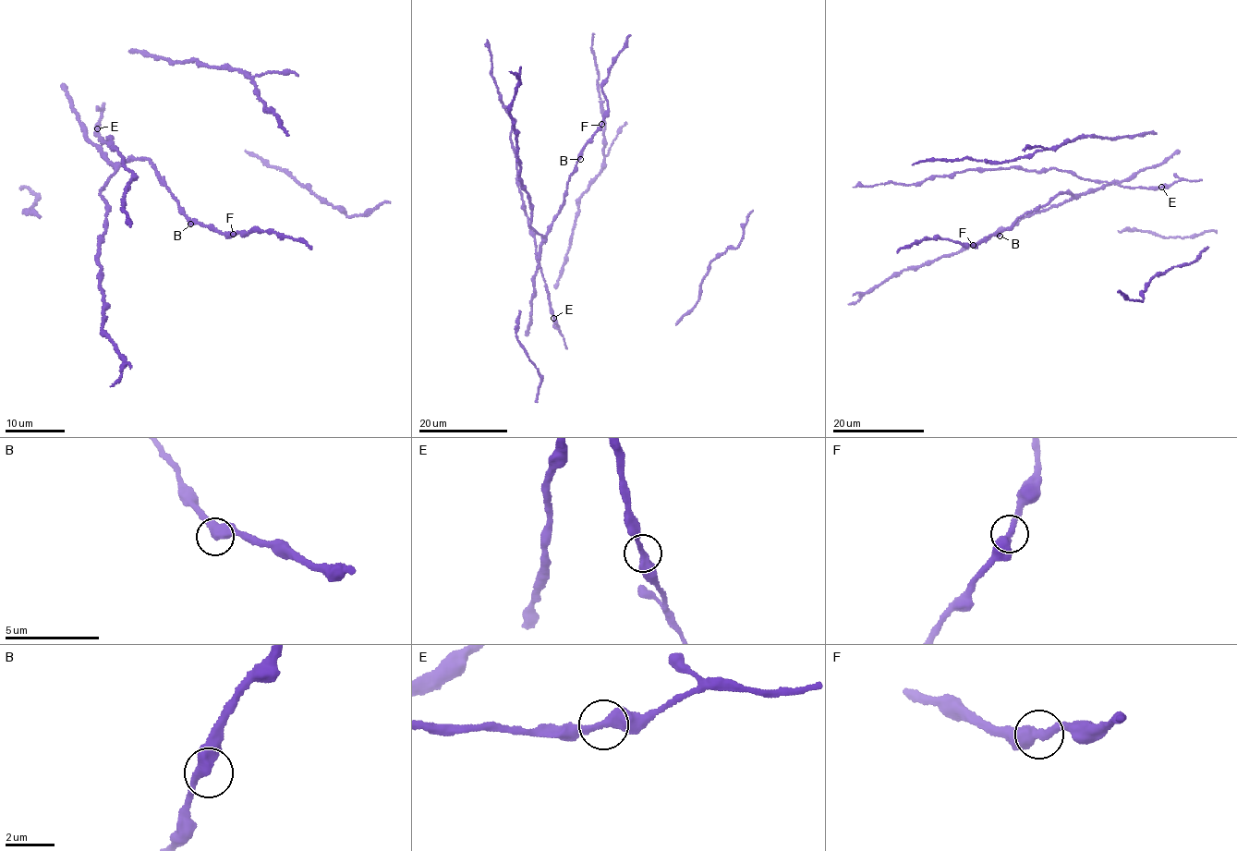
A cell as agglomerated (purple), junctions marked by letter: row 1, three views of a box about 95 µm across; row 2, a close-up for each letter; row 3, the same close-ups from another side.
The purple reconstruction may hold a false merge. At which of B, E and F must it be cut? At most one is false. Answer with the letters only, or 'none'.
none

